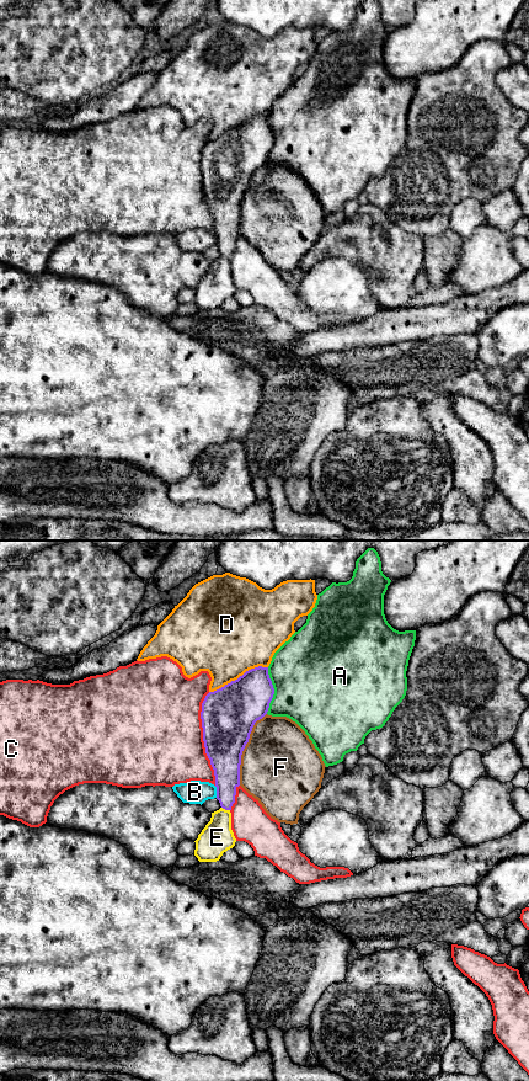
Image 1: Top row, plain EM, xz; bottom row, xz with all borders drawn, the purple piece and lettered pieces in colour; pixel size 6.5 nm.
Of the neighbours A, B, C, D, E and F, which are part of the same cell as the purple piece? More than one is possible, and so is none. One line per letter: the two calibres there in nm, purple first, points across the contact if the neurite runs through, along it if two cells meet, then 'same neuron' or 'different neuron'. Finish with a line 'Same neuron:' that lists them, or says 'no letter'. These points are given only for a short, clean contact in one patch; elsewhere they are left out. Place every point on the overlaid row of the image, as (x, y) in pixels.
A: 320 nm thick on the purple side, 500 nm on the other; different neuron
B: 200 nm thick on the purple side, 160 nm on the other; border along xz (214, 786), (217, 797); different neuron
C: 360 nm thick on the purple side, 500 nm on the other; different neuron
D: 360 nm thick on the purple side, 460 nm on the other; different neuron
E: 170 nm thick on the purple side, 220 nm on the other; runs through xz (226, 771), (225, 809), (217, 837); same neuron
F: 360 nm thick on the purple side, 500 nm on the other; different neuron
Same neuron: E

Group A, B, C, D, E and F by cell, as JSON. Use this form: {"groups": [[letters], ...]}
{"groups": [["A"], ["B"], ["C"], ["D"], ["E"], ["F"]]}

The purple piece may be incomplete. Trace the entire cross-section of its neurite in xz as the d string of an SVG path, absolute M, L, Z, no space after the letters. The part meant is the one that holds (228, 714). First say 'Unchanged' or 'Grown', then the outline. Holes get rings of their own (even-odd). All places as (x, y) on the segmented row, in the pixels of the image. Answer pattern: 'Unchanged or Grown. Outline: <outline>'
Grown. Outline: M255 667L224 687L209 692L202 703L202 728L205 753L214 770L217 799L220 809L212 813L210 821L198 835L194 856L199 862L217 862L224 852L235 846L231 830L231 806L235 803L236 788L240 786L240 765L242 751L249 742L255 723L262 719L269 708L274 688L268 667Z

